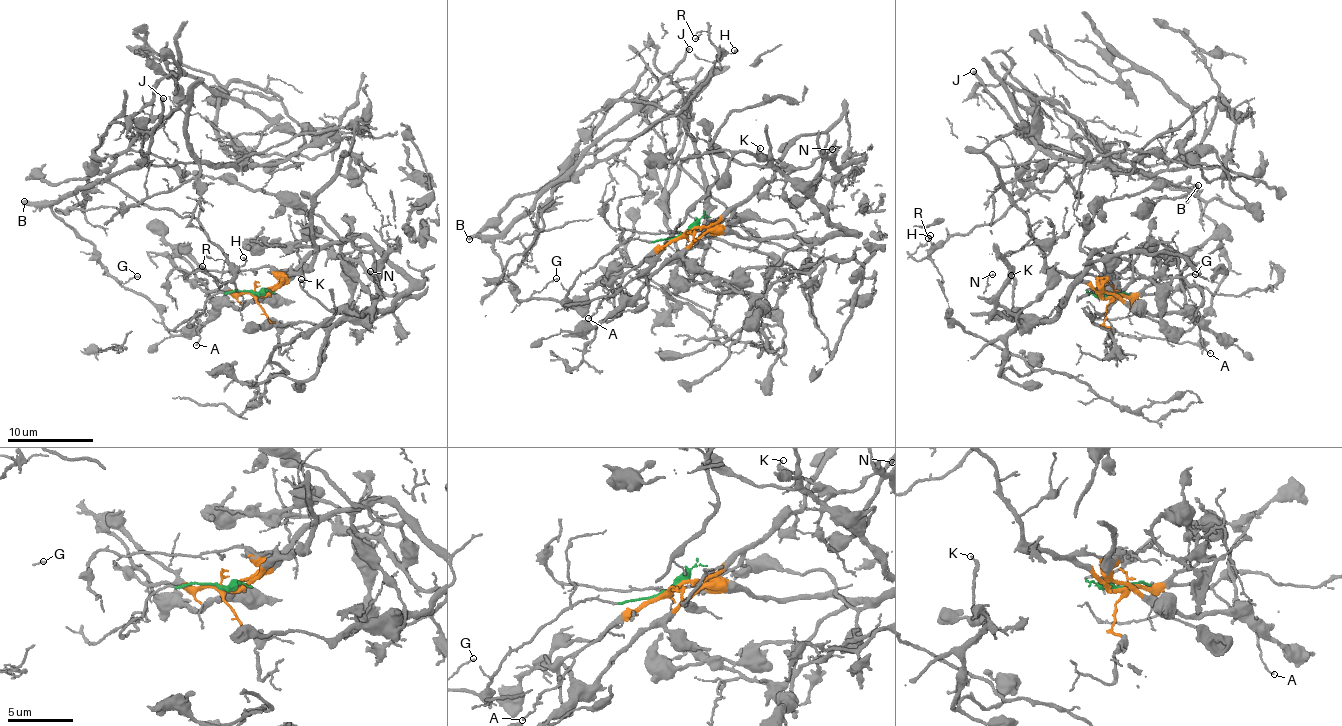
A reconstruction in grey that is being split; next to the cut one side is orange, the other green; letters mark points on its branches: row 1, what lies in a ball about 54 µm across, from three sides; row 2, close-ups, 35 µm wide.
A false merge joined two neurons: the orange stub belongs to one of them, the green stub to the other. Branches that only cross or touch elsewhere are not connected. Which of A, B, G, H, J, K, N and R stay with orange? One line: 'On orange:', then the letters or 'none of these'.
On orange: A, K, N

